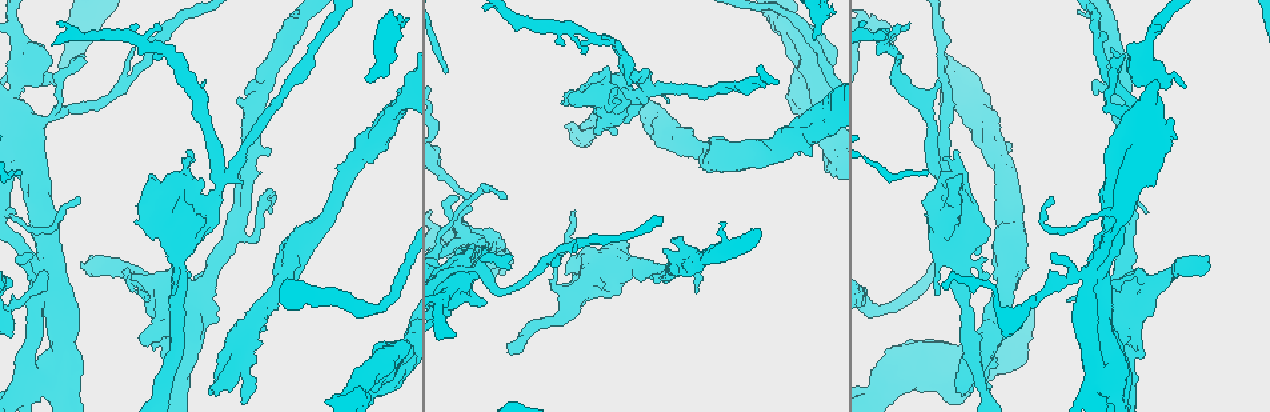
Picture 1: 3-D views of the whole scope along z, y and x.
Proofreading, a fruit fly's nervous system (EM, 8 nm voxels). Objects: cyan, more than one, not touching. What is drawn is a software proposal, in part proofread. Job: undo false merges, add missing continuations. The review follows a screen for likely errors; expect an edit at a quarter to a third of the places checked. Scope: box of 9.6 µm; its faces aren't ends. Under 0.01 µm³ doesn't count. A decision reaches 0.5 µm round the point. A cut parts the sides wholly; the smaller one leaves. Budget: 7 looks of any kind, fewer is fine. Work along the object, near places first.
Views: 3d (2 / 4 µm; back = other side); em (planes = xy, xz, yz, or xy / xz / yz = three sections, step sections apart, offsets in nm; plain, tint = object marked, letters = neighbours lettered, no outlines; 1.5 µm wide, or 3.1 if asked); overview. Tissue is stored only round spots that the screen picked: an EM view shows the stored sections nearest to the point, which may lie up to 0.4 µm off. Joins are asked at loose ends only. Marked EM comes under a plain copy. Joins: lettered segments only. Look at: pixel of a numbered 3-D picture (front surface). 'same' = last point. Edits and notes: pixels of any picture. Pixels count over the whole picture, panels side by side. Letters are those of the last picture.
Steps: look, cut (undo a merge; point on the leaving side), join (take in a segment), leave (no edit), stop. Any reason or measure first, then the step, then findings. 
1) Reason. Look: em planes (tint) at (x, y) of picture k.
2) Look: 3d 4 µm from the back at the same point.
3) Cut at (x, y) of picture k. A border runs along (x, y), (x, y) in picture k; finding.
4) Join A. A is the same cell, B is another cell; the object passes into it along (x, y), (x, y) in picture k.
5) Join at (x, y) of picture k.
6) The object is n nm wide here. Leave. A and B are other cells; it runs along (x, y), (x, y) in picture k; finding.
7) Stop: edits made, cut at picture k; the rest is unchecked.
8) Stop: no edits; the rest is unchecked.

Stops while still wide. Look: em xy step 8 (letters) at (963, 395) of picture 1.

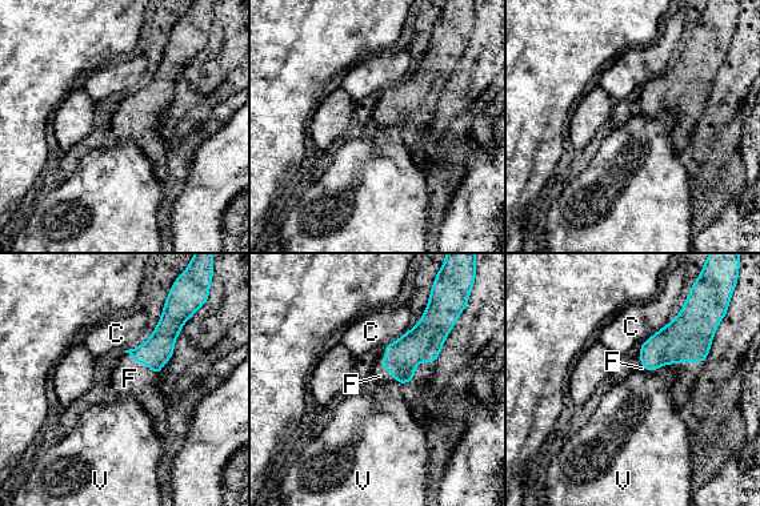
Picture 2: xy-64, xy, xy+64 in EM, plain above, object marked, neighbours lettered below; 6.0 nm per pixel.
Another direction. Look: em planes (letters) at the same point.

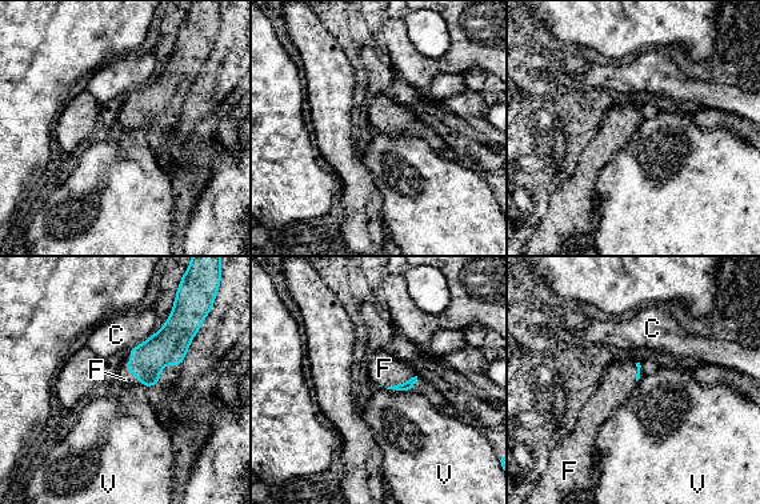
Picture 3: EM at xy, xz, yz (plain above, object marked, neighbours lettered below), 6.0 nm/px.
Join F. F is the same cell, C and V are other cells; the object passes into it along (147, 360), (127, 368), (124, 379) in picture 3; the neuron continues.

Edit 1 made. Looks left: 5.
Arms part here. Look: em planes (tint) at (983, 136) of picture 1.

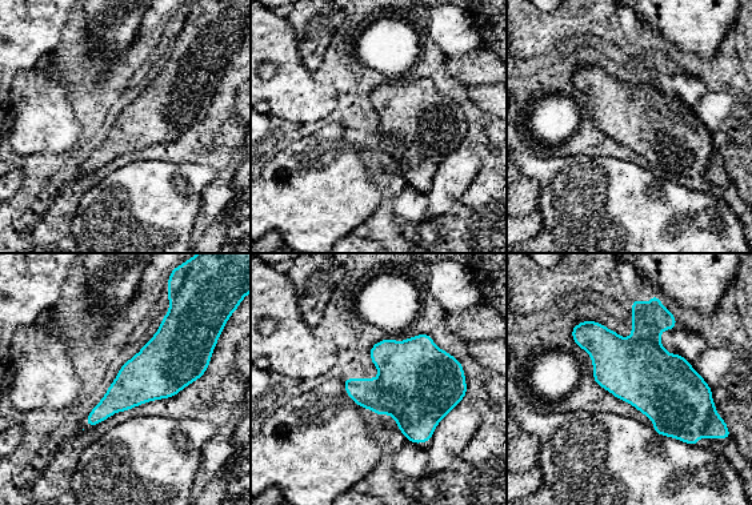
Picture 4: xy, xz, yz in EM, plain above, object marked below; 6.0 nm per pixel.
Look: em planes (letters) at the same point.

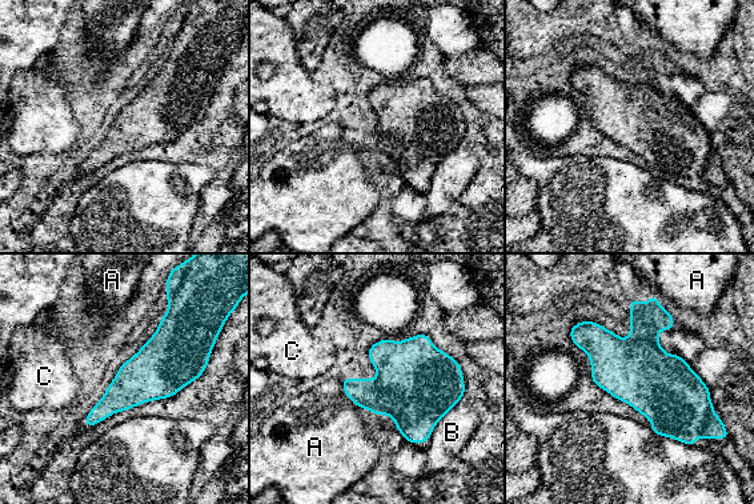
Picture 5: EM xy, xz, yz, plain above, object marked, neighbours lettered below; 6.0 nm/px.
The longest contact is with B, 300 nm. Leave. A, B and C are other cells; a border runs along (343, 391), (356, 404) in picture 5; continuous, no second neuron.

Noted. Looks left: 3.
Look: em yz step 4 (letters) at (1207, 264) of picture 1.

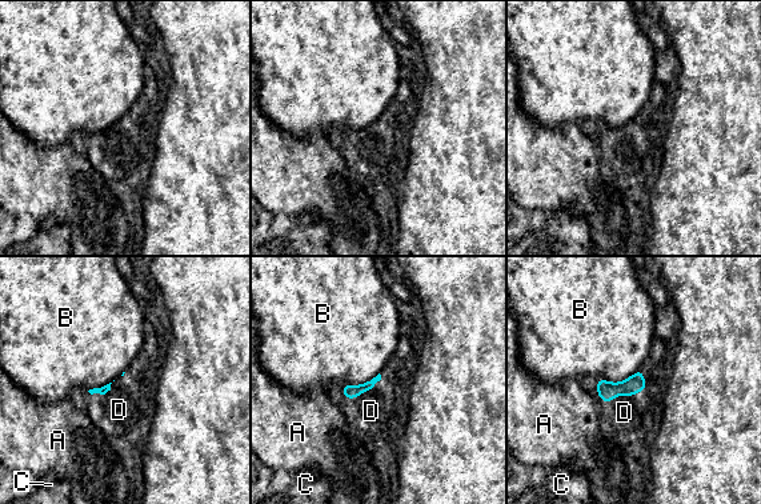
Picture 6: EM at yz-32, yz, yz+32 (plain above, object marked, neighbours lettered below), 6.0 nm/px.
Cut it another way. Look: em planes (letters) at the same point.

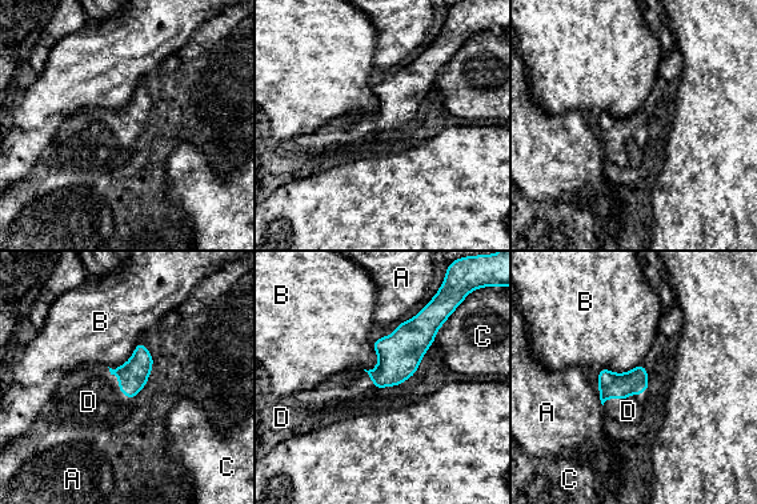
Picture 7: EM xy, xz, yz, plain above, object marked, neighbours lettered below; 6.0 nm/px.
Join D. D is the same cell, A, B and C are other cells; the object passes into it along (133, 375), (119, 384), (88, 402) in picture 7; the neuron continues.

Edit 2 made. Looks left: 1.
Stop: edits made, join at picture 3, join at picture 7; the rest is unchecked.

